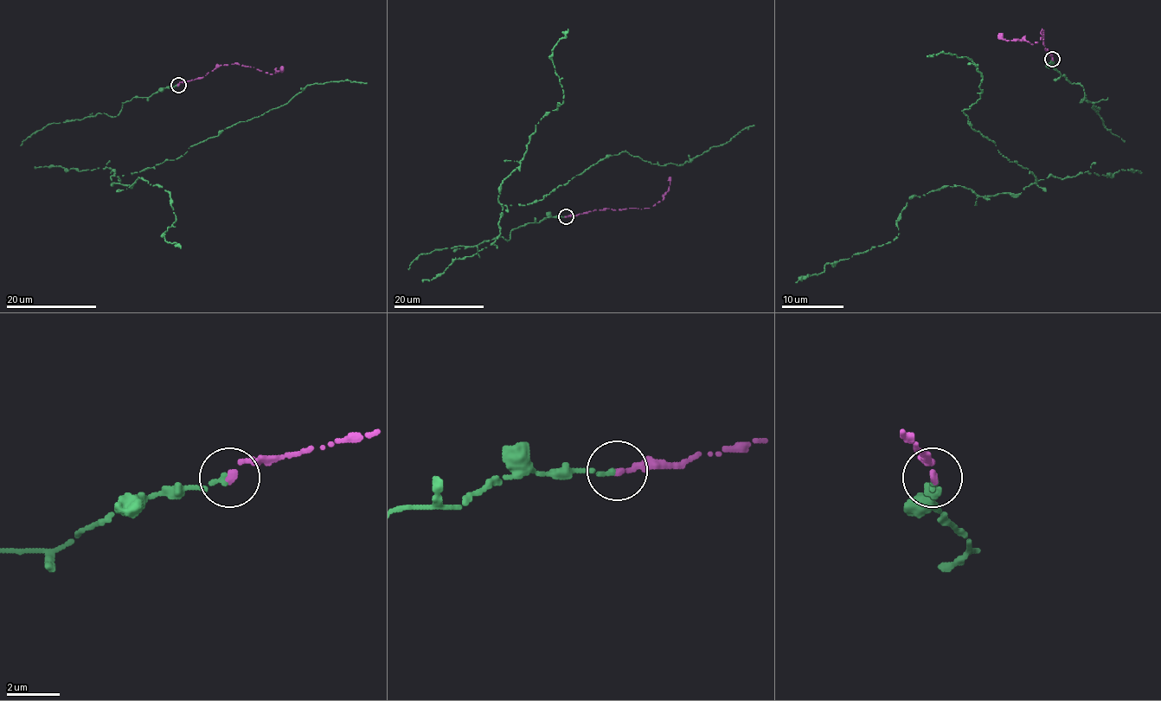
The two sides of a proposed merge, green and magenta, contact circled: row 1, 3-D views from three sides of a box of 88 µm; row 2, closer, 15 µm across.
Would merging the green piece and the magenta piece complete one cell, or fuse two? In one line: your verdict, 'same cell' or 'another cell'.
same cell

